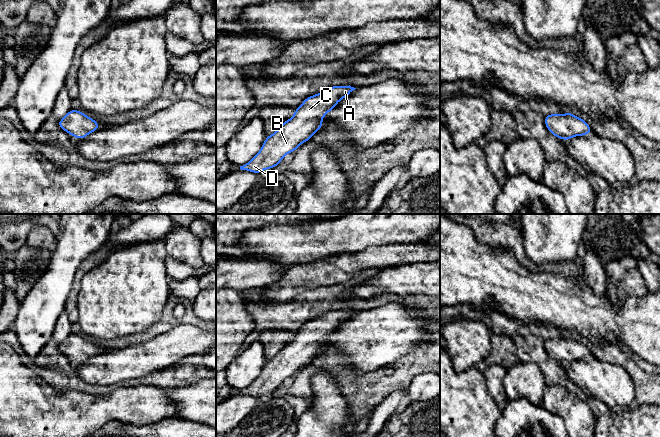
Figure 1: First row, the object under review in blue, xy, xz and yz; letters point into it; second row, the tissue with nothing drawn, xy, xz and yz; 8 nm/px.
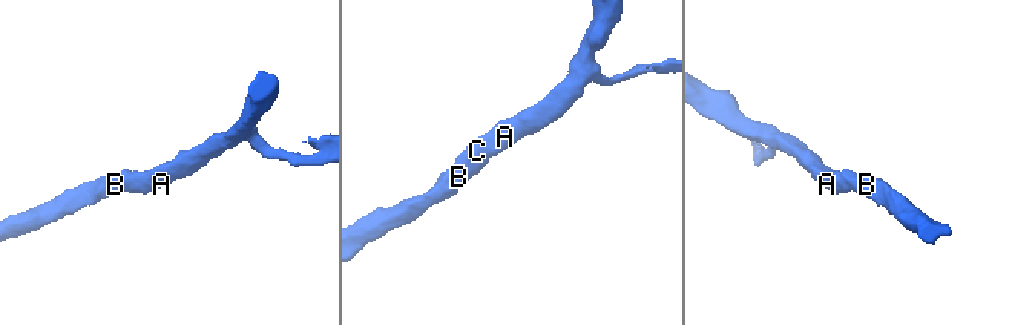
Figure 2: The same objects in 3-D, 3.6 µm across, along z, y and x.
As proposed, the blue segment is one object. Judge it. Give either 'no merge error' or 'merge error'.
no merge error

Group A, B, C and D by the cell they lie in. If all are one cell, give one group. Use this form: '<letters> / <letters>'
A B C D

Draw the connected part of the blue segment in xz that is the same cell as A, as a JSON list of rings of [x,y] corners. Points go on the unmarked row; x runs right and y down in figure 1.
[[[350,309],[332,310],[307,321],[295,333],[294,340],[267,360],[260,375],[248,387],[240,390],[240,393],[259,398],[278,390],[285,379],[310,364],[322,352],[322,342],[355,313]]]

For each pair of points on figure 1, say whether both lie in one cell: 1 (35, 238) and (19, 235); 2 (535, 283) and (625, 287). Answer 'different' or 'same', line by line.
1: different
2: different

